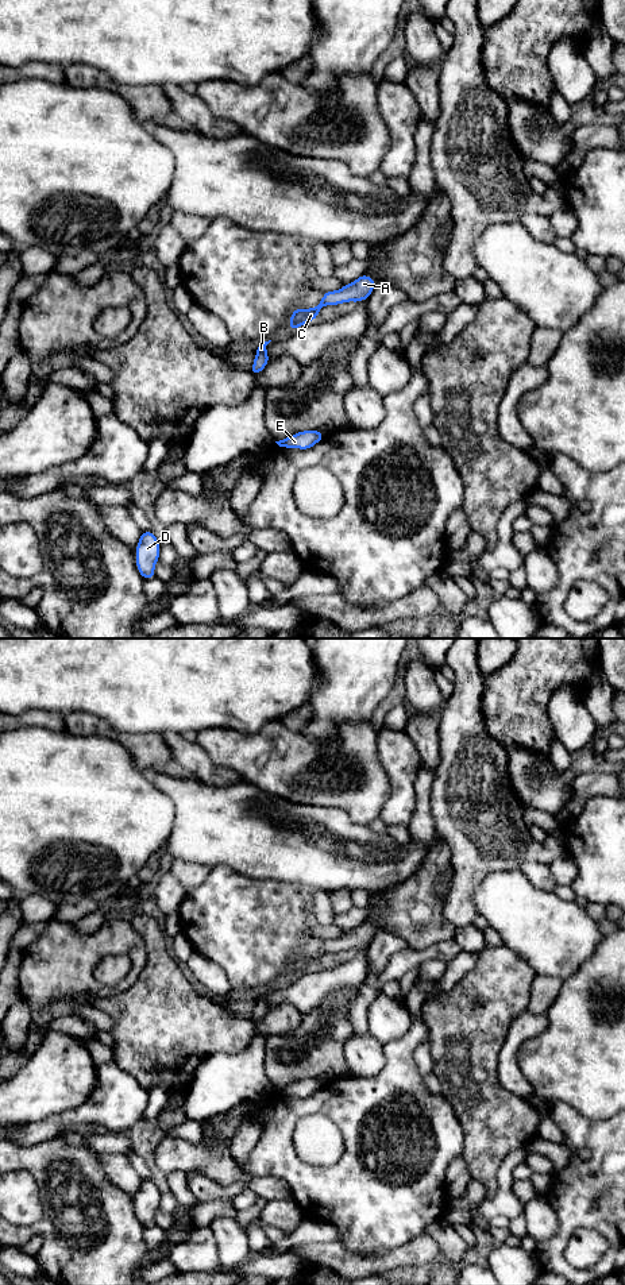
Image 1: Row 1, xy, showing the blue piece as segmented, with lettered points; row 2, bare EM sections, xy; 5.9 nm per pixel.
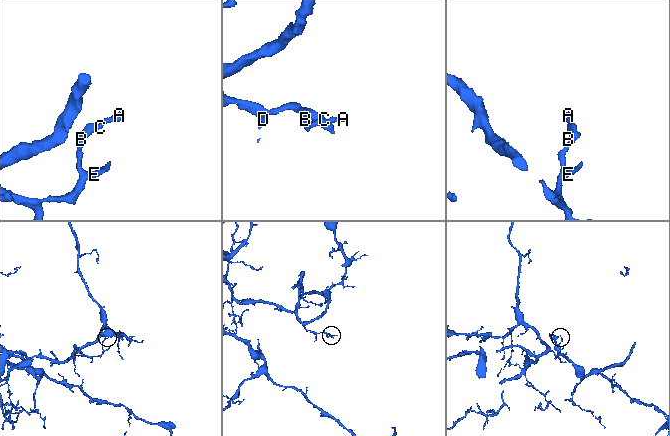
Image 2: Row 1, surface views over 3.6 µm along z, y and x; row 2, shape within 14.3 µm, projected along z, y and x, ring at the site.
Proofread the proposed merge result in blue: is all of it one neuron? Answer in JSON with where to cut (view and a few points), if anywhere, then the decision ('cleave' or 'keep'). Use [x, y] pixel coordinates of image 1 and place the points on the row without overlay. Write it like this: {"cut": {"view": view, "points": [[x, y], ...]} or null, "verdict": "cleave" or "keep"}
{"cut": null, "verdict": "keep"}

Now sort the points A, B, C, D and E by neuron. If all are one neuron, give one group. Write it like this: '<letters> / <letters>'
A B C D E

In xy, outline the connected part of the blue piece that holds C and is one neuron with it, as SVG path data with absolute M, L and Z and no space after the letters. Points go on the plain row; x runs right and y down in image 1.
M363 922L356 929L336 939L325 939L317 954L312 957L296 956L289 966L289 976L296 977L301 973L305 973L310 968L316 968L320 957L325 953L337 953L347 949L359 950L362 948L367 948L375 933L375 929Z

